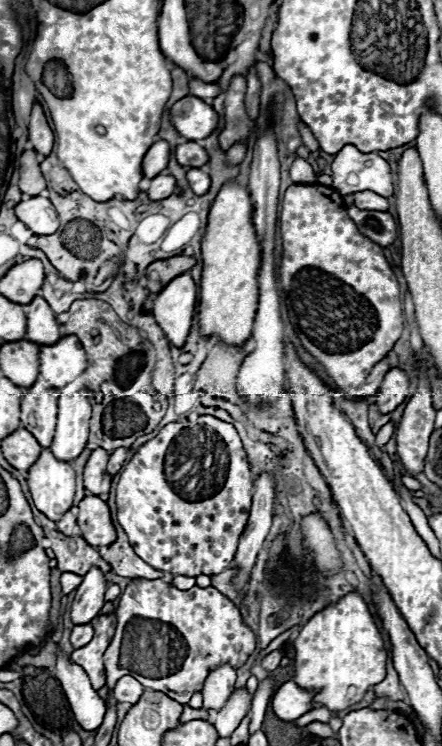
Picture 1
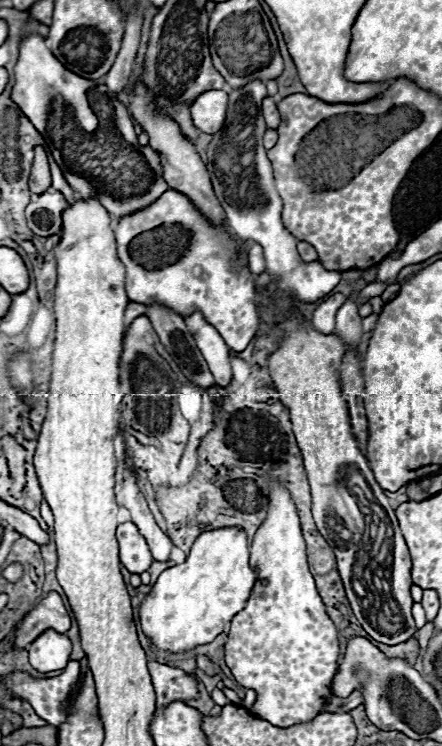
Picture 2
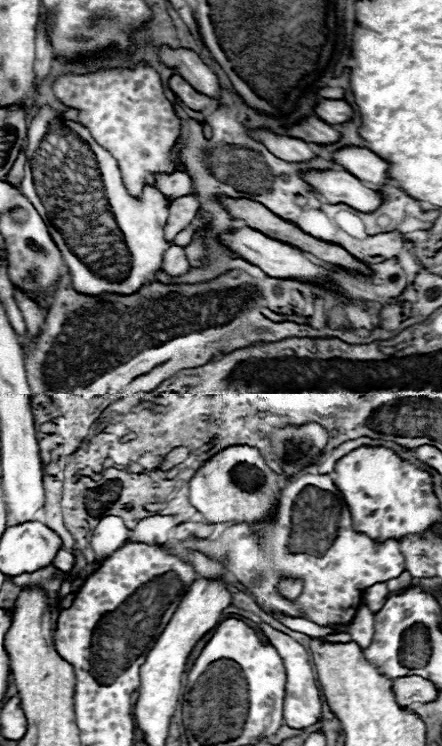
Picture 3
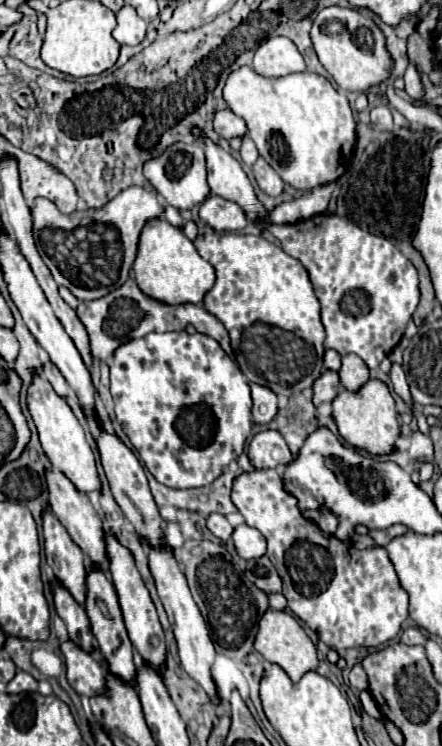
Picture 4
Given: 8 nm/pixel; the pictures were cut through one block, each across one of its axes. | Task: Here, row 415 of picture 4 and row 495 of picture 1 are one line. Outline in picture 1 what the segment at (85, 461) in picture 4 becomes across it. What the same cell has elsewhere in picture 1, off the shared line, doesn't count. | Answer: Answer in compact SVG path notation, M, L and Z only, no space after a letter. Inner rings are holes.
M44 448L38 460L30 466L26 482L34 506L50 520L60 520L60 516L72 506L76 492L74 470L68 462L54 458L48 448Z

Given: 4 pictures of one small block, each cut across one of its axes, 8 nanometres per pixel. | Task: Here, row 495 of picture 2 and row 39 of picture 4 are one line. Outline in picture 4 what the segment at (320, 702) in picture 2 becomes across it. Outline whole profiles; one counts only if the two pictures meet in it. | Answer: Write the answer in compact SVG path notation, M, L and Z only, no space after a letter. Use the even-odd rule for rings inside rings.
M276 36L260 44L256 50L254 70L266 78L280 78L294 72L304 72L306 64L292 40Z

